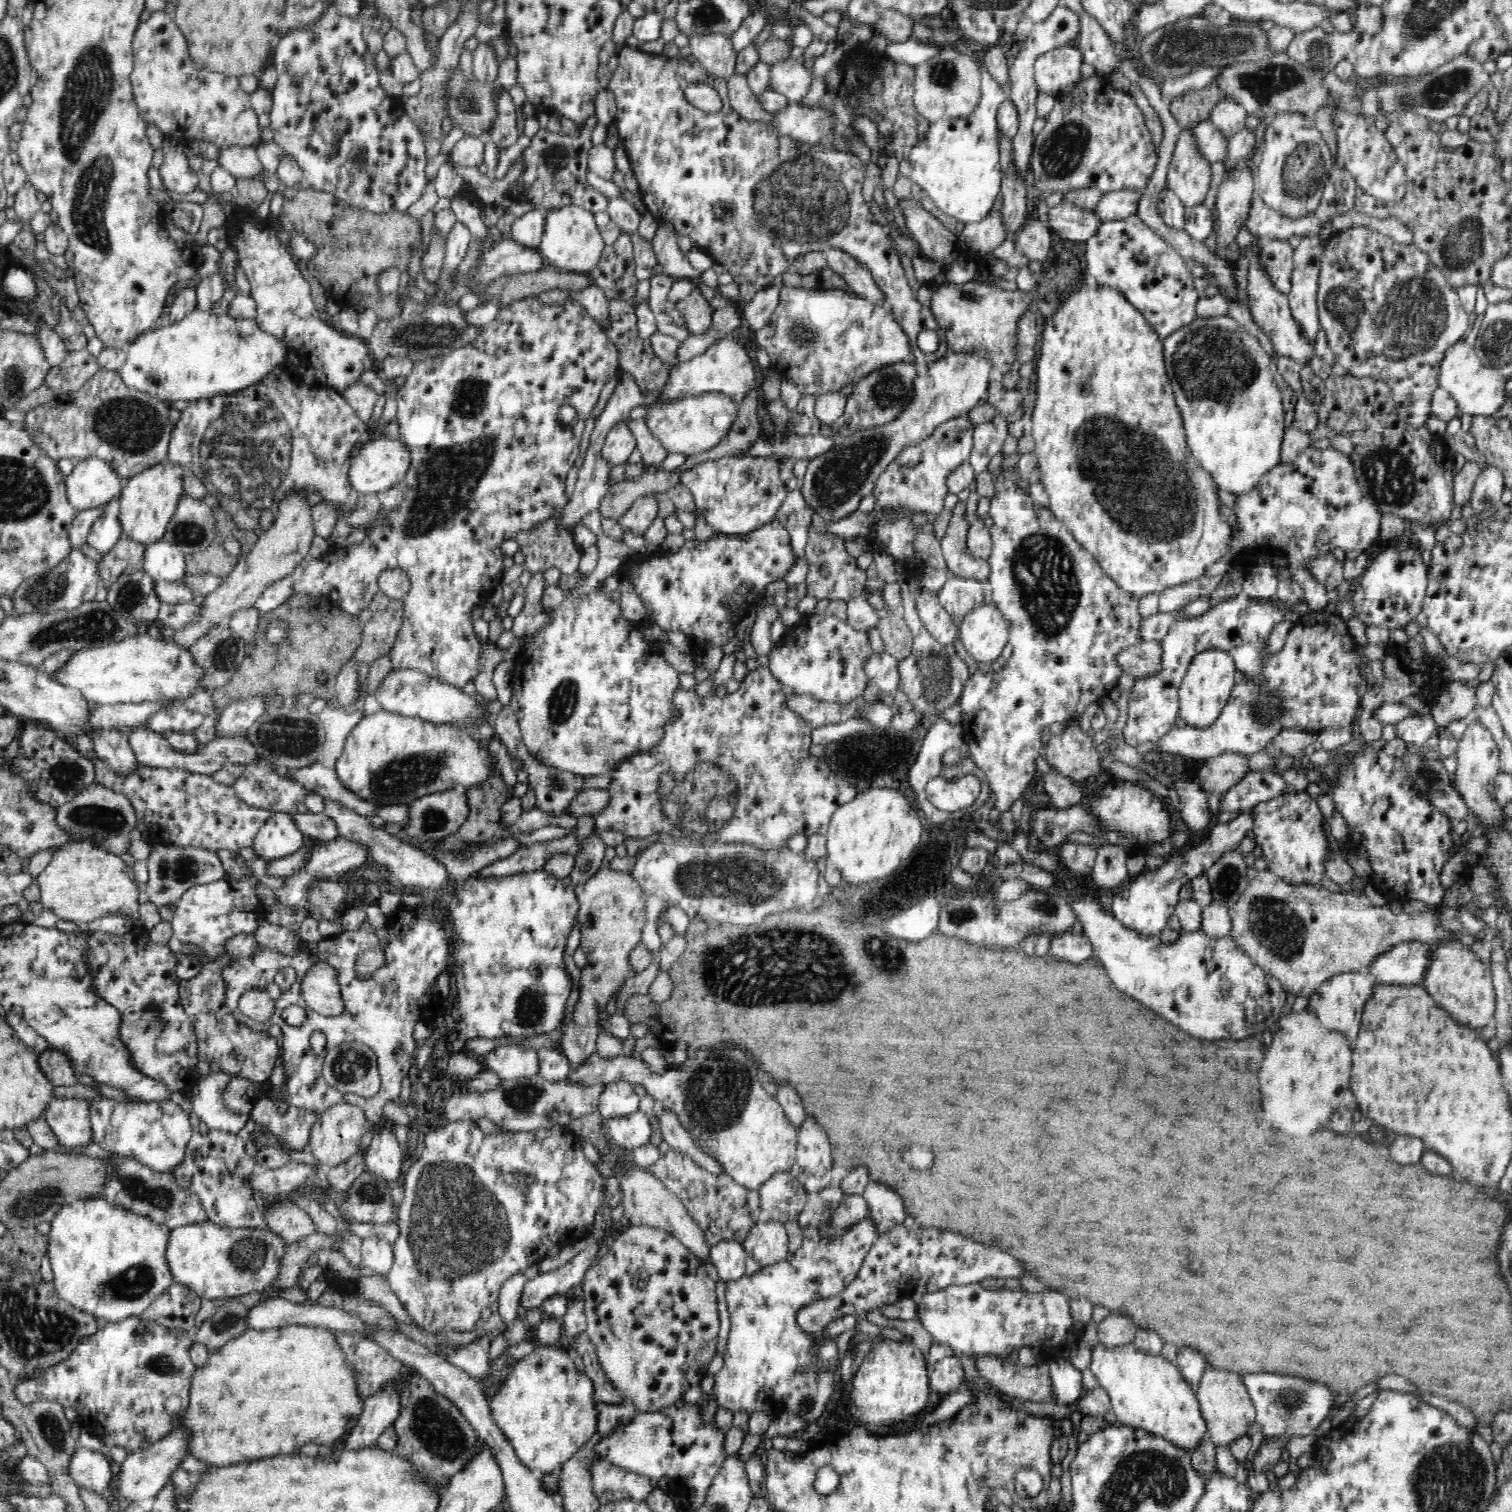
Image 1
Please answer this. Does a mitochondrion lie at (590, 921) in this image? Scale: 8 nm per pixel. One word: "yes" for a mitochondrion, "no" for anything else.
no

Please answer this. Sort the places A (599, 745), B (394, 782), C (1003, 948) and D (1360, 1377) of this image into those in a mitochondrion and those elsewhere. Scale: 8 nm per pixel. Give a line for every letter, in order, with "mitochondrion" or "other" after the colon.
A: mitochondrion
B: mitochondrion
C: other
D: other

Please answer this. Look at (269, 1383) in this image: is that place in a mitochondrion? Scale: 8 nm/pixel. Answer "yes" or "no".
no

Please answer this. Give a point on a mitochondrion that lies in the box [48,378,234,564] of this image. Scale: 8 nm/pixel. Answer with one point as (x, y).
(134, 427)

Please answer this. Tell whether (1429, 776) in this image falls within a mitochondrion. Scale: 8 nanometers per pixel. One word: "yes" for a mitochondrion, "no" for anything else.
yes

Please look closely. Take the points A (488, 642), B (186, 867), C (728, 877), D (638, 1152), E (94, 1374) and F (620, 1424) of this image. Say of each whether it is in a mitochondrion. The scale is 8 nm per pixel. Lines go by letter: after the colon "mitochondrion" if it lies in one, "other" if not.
A: other
B: mitochondrion
C: mitochondrion
D: other
E: other
F: other

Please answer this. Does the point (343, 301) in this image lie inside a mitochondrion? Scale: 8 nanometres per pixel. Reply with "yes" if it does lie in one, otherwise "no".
no

